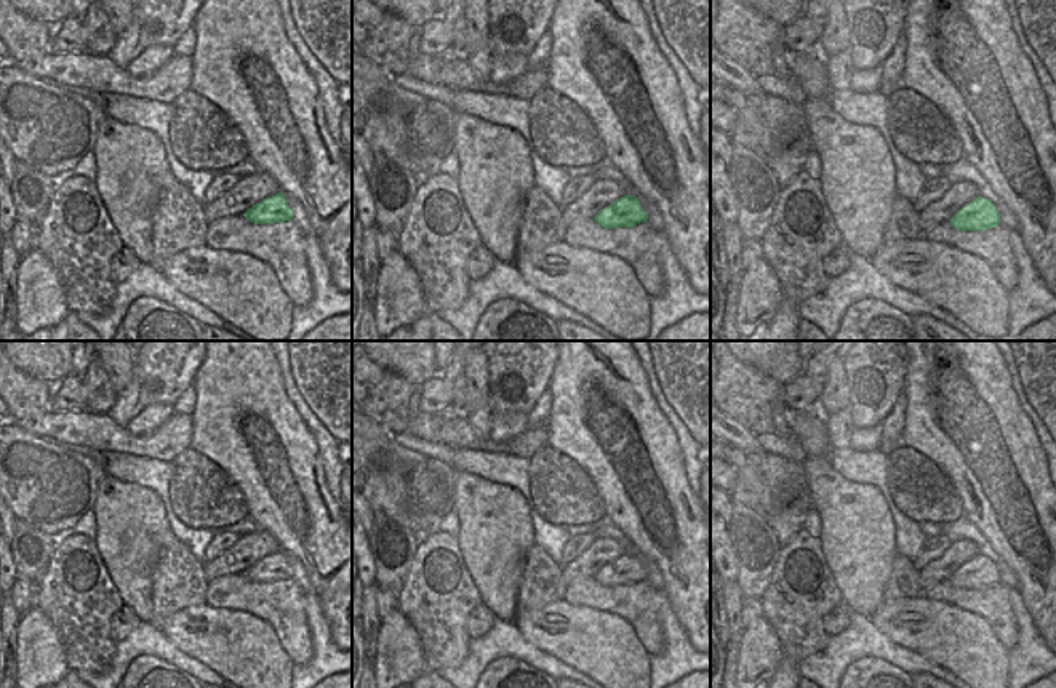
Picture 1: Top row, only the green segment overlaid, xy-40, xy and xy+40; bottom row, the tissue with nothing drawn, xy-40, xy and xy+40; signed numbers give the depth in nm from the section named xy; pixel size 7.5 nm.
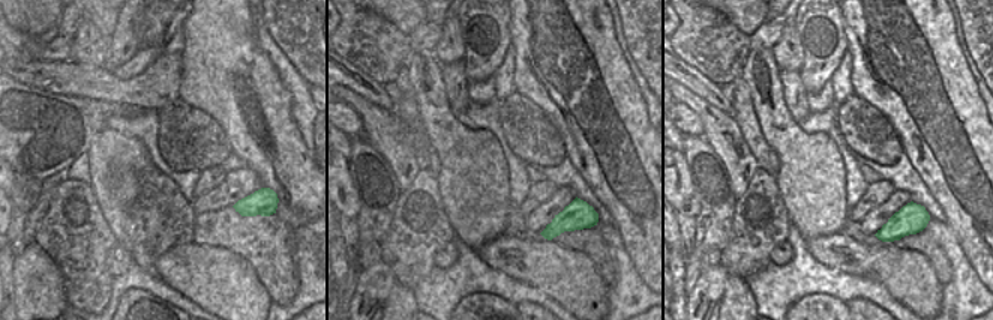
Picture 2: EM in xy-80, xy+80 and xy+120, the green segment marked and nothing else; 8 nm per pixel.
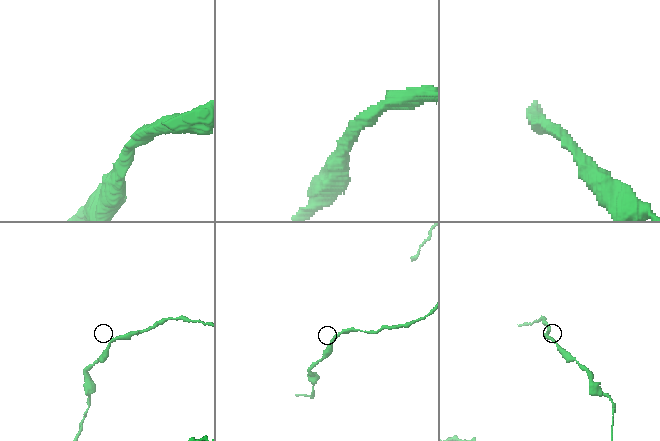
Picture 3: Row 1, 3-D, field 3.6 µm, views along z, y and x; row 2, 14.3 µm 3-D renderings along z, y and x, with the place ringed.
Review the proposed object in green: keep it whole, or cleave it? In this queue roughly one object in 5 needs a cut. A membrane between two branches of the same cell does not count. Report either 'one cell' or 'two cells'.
two cells

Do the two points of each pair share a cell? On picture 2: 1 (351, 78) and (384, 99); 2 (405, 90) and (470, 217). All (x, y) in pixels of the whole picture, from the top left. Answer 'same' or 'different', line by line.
1: same
2: different

